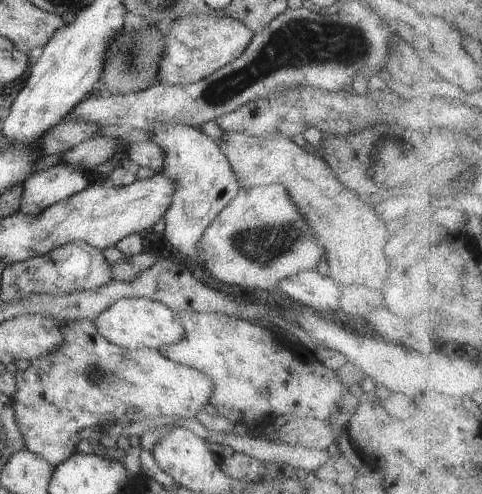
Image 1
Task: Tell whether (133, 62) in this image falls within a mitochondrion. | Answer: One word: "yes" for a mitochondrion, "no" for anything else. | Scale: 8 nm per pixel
yes

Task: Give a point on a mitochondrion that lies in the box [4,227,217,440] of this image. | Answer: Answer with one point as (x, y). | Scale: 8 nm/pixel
(97, 373)

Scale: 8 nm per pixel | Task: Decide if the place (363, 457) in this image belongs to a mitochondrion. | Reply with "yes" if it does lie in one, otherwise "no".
no

